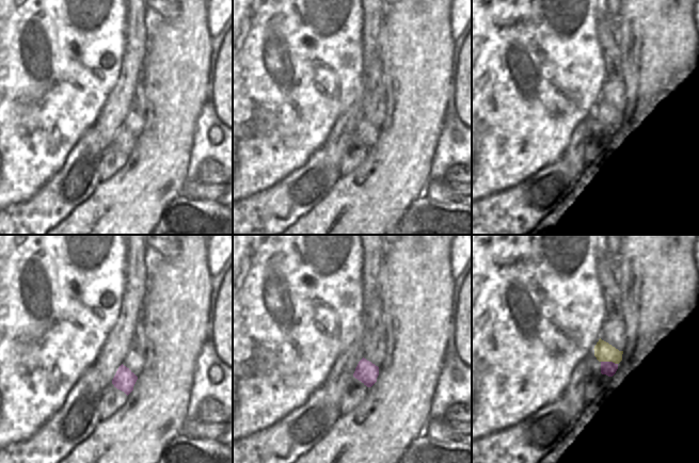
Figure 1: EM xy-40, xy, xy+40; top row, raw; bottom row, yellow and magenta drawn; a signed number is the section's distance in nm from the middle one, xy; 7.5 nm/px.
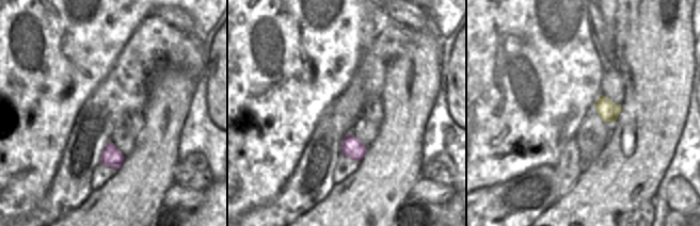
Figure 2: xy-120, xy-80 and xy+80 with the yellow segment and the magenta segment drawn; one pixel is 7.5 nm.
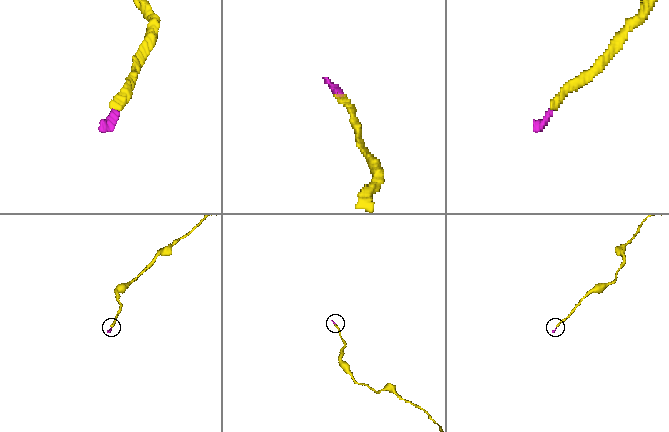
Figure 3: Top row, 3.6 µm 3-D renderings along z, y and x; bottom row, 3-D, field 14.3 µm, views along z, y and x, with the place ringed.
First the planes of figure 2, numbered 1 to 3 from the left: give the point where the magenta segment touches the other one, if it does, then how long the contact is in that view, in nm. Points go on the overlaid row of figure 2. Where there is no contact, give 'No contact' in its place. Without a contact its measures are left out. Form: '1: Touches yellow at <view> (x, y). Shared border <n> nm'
1: No contact
2: No contact
3: No contact.

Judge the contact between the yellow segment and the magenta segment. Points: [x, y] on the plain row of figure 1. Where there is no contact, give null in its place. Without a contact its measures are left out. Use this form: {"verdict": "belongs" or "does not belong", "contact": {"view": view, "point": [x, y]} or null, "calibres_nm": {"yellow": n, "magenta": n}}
{"verdict": "belongs", "contact": {"view": "xy+40", "point": [609, 122]}, "calibres_nm": {"yellow": 140, "magenta": 110}}

